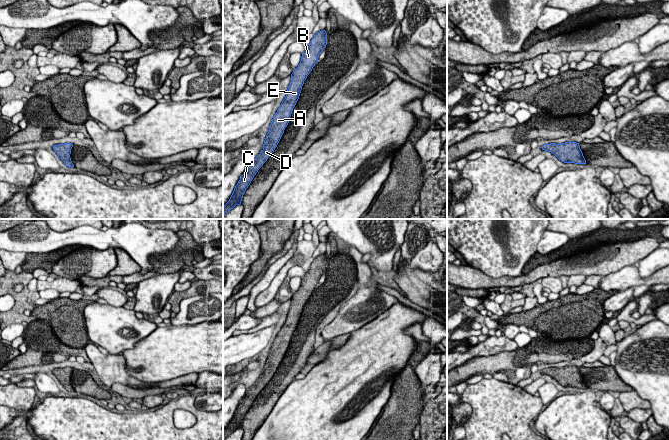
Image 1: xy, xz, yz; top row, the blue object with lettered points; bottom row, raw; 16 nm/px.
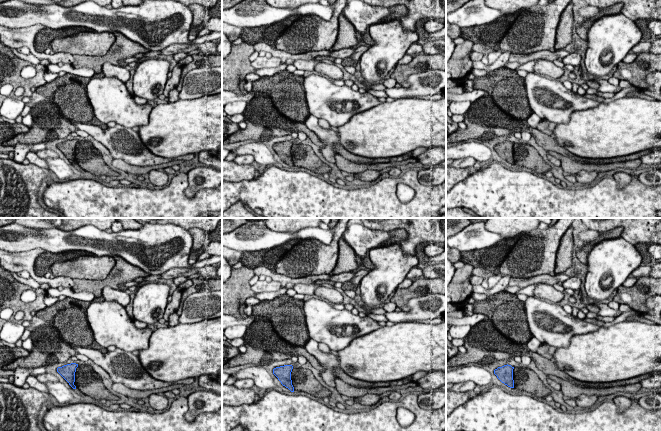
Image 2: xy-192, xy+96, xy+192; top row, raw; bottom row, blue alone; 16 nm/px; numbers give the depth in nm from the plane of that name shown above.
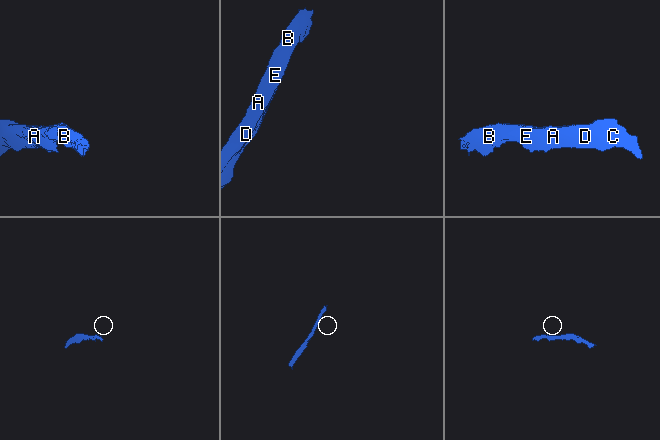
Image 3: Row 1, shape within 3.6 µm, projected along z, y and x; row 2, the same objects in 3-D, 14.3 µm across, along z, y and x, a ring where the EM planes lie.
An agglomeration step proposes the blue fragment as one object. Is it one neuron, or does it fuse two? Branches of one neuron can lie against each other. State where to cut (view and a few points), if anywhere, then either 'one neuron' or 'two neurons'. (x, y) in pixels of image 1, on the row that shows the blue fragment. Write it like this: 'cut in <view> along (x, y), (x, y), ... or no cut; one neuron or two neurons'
no cut; one neuron

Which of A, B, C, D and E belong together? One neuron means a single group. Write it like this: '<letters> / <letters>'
A B C D E

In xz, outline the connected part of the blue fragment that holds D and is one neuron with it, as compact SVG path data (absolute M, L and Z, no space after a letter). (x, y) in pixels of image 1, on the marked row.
M325 30L319 31L312 38L306 51L302 53L300 64L291 74L291 82L286 97L272 119L264 140L263 149L253 162L246 167L244 174L240 177L229 201L223 206L223 217L236 205L241 204L243 195L252 179L277 147L289 123L293 108L299 99L304 81L318 62L319 55L326 45L327 33Z

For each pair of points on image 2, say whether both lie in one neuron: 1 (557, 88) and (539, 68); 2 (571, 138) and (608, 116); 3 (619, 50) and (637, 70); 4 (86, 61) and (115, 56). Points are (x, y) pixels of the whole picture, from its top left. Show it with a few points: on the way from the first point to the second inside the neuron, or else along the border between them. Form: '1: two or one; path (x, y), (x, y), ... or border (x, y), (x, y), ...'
1: two; border (533, 72), (555, 79)
2: one; path (580, 136), (591, 133), (599, 125)
3: two; border (622, 60), (616, 65)
4: one; path (93, 61), (99, 61), (108, 57)

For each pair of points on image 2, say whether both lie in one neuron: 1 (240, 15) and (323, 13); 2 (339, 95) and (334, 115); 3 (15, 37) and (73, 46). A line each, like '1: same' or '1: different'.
1: same
2: same
3: different

